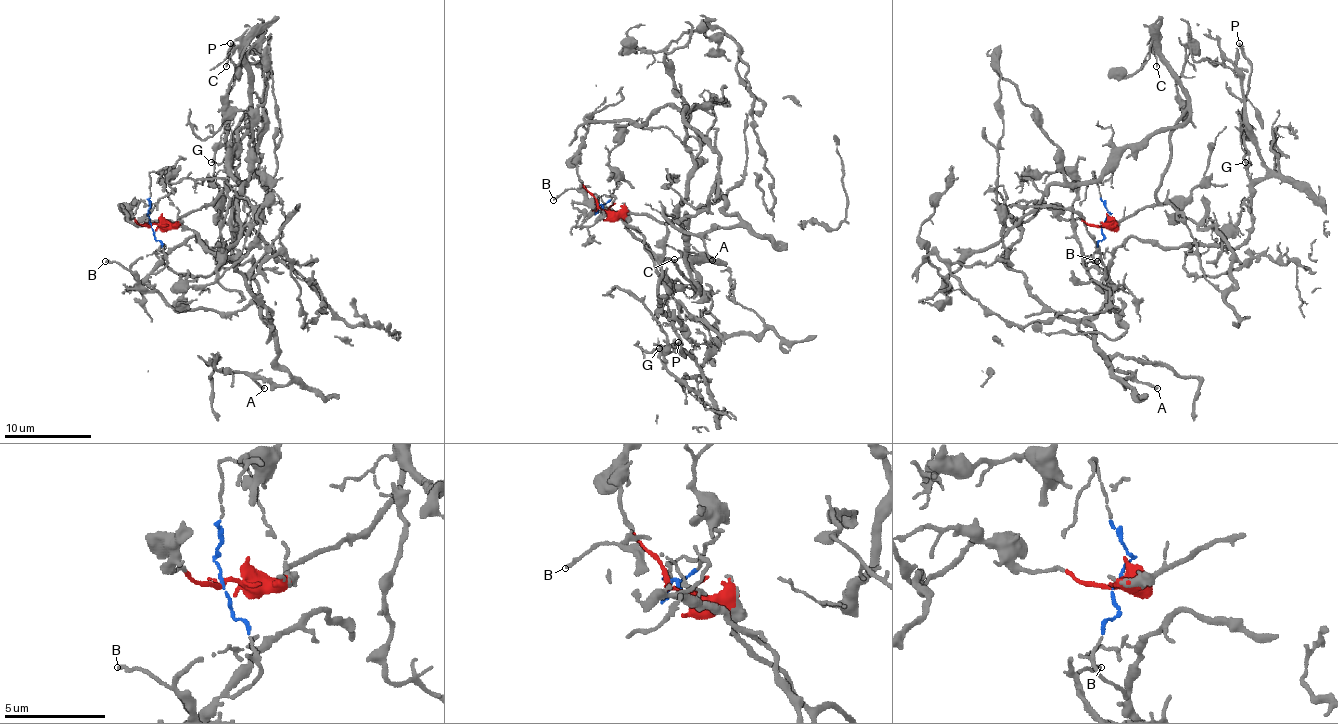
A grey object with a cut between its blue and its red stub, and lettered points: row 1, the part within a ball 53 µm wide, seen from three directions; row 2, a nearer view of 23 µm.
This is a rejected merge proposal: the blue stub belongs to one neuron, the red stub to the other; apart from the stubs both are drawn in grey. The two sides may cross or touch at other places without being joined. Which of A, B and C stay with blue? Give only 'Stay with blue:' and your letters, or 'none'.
Stay with blue: A, B

